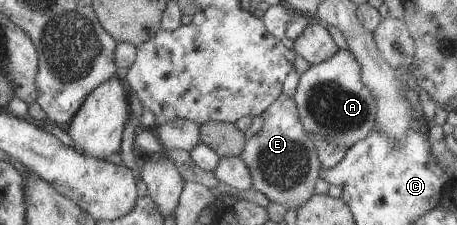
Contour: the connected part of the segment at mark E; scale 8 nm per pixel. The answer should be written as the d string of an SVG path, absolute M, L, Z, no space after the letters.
M281 93L260 116L264 120L263 125L253 136L247 137L242 153L239 155L248 168L251 187L263 193L270 202L297 209L314 194L314 183L319 178L318 172L322 169L315 147L300 123L293 98L287 98Z

